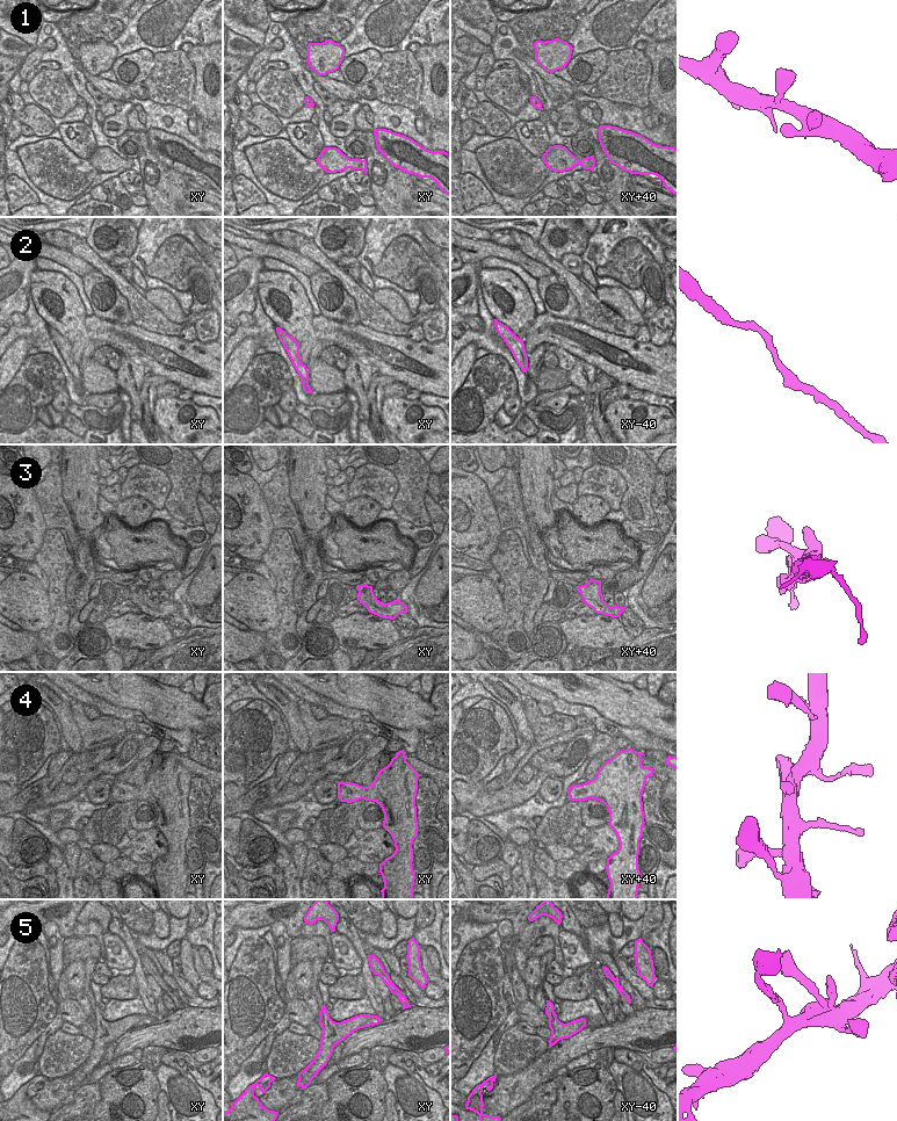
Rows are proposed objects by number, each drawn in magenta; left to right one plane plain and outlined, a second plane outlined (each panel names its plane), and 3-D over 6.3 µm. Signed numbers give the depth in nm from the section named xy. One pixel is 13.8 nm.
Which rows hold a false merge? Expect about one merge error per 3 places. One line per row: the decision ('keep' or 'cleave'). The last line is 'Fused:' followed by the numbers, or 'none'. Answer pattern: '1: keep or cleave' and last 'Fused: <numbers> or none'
1: keep
2: keep
3: keep
4: keep
5: keep
Fused: none

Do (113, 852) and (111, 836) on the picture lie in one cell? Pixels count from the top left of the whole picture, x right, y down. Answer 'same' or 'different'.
different

